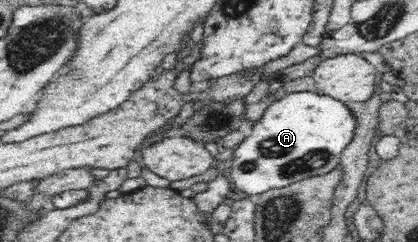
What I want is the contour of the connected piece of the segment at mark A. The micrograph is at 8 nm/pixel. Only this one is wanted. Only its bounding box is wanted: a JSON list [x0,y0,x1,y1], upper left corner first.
[231,92,357,199]

